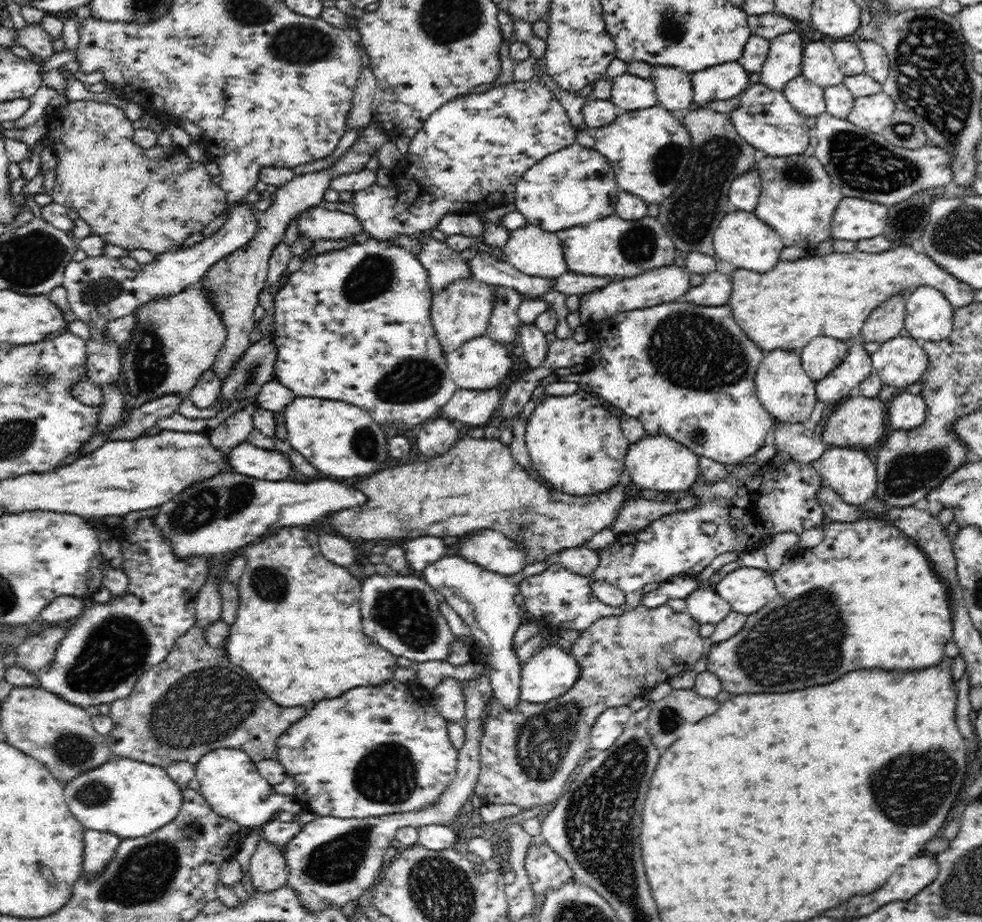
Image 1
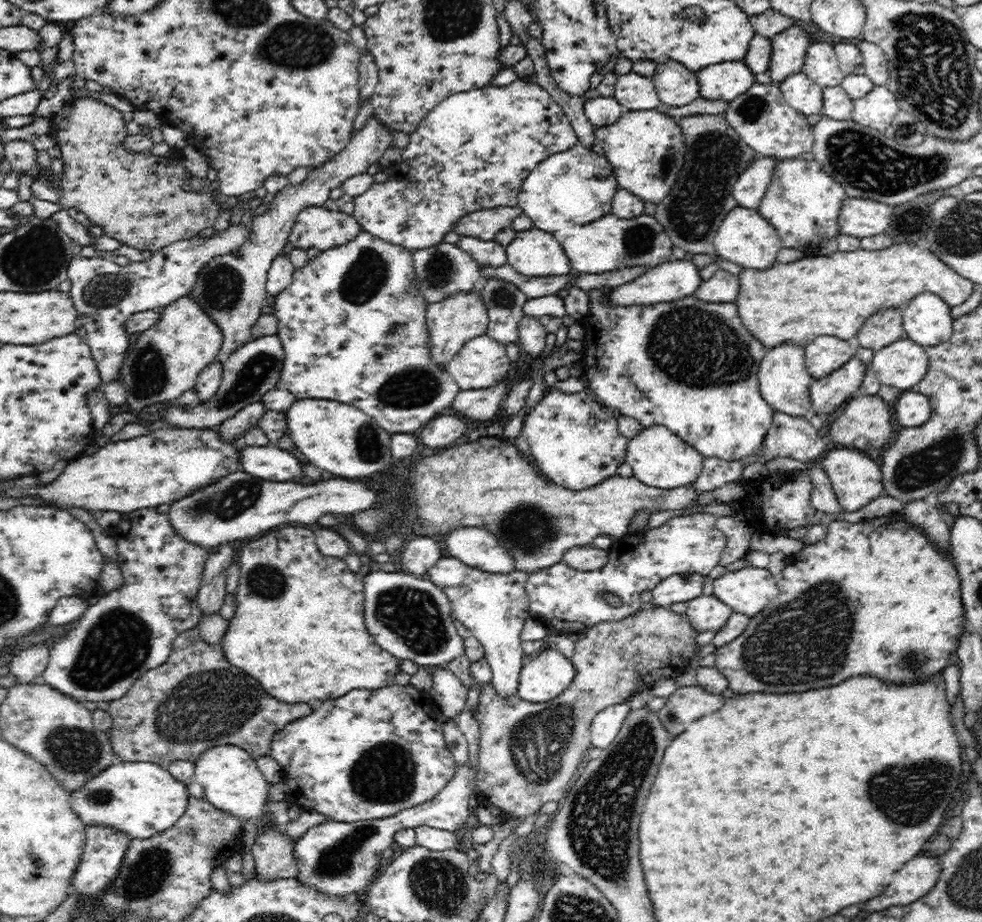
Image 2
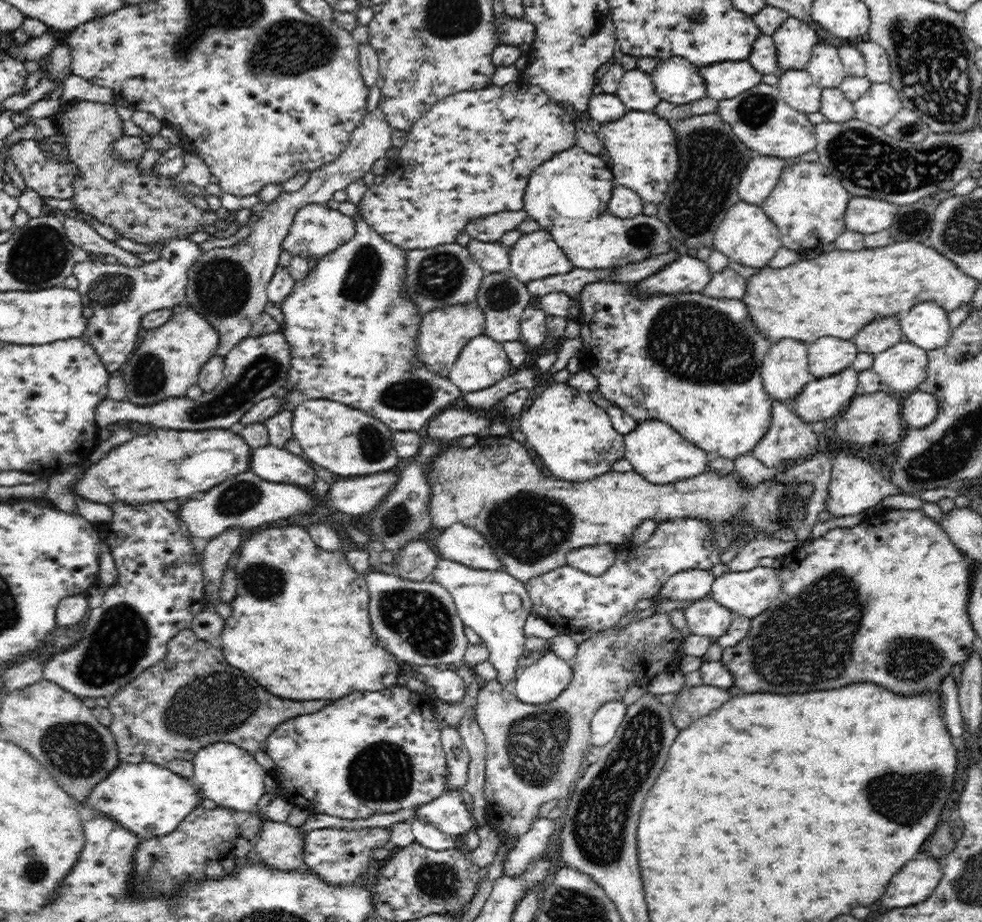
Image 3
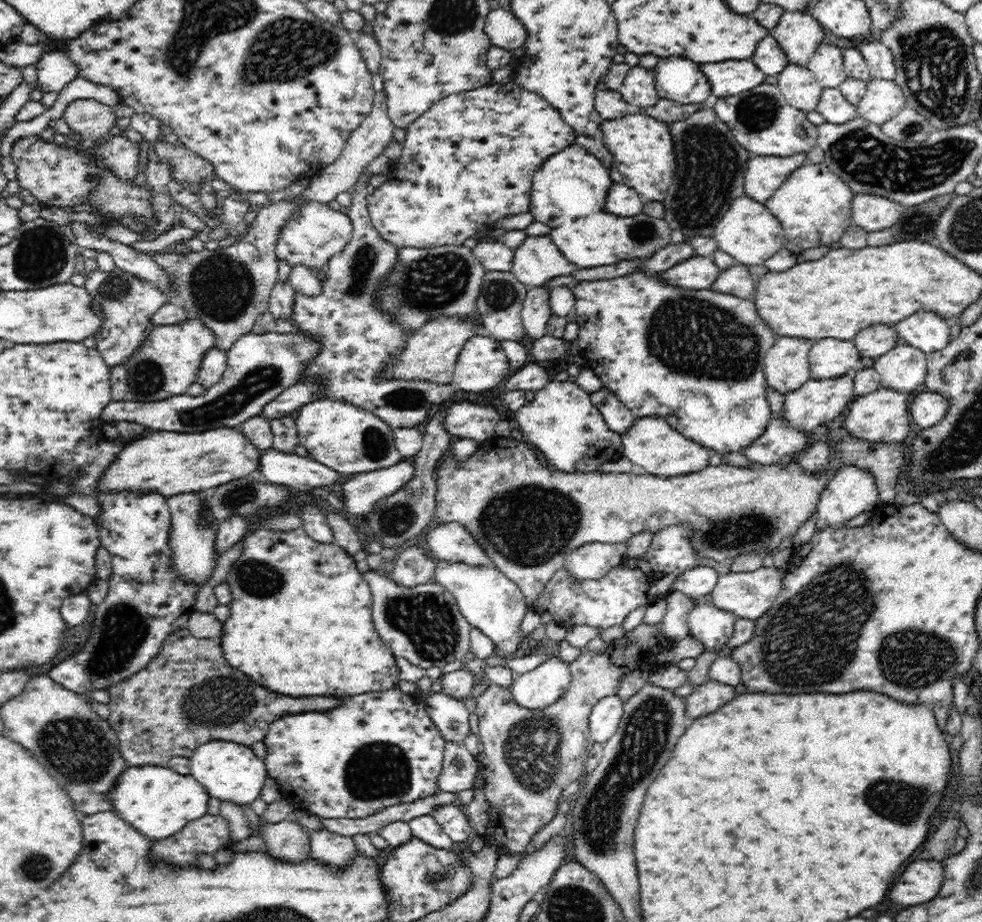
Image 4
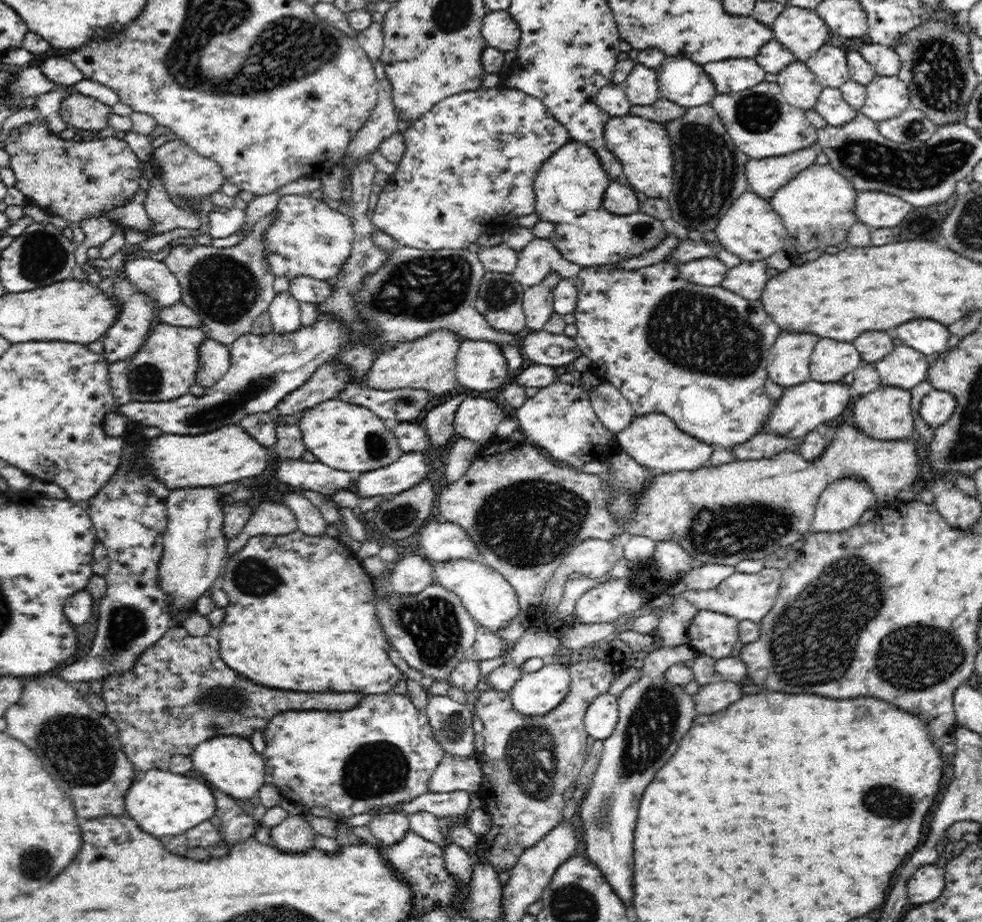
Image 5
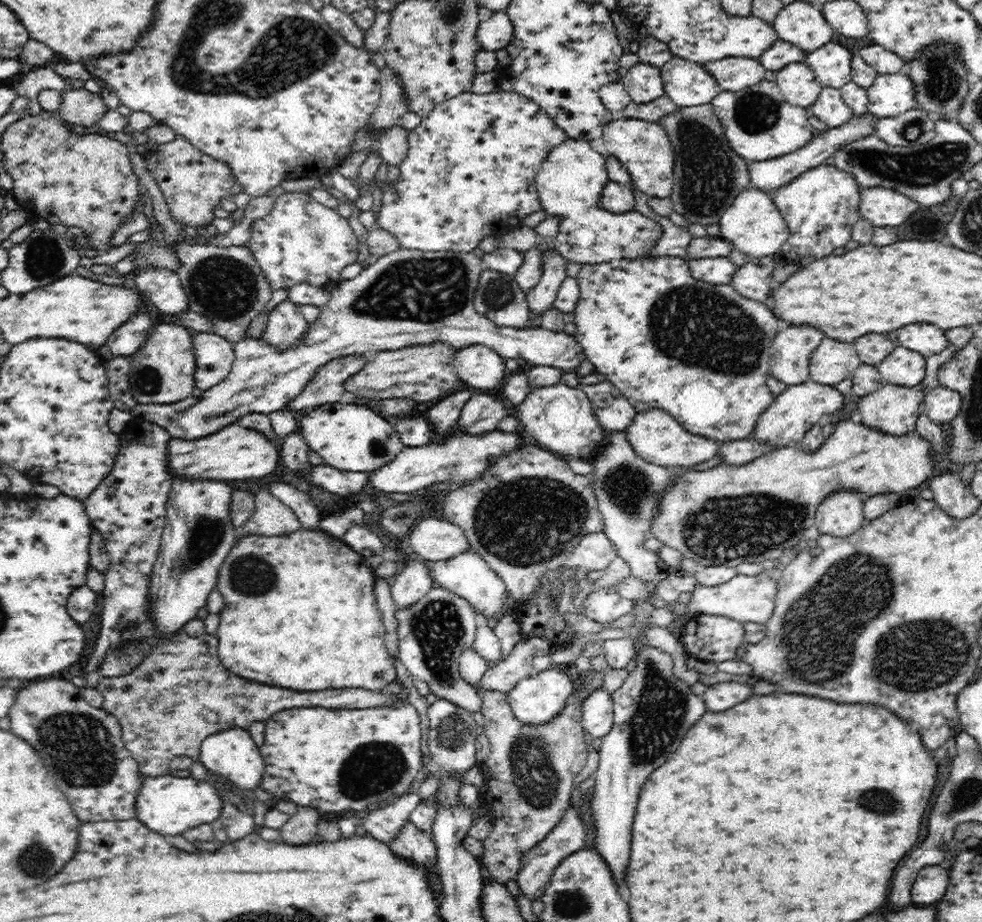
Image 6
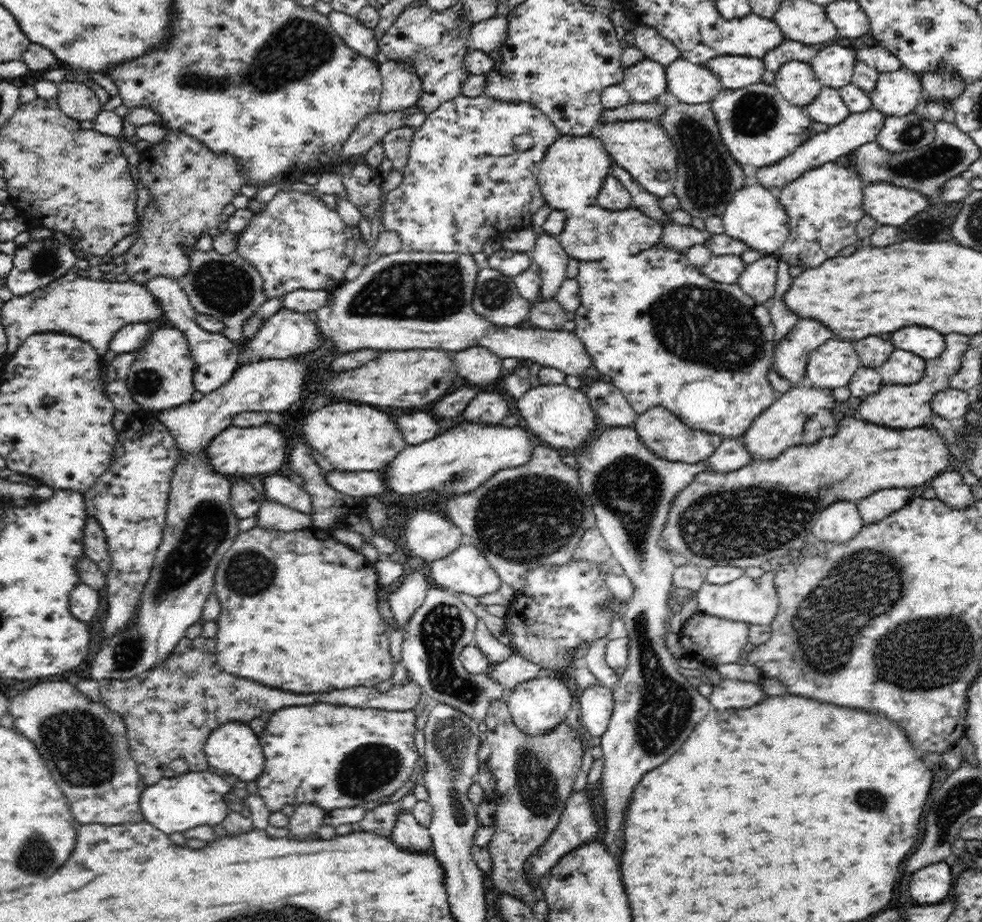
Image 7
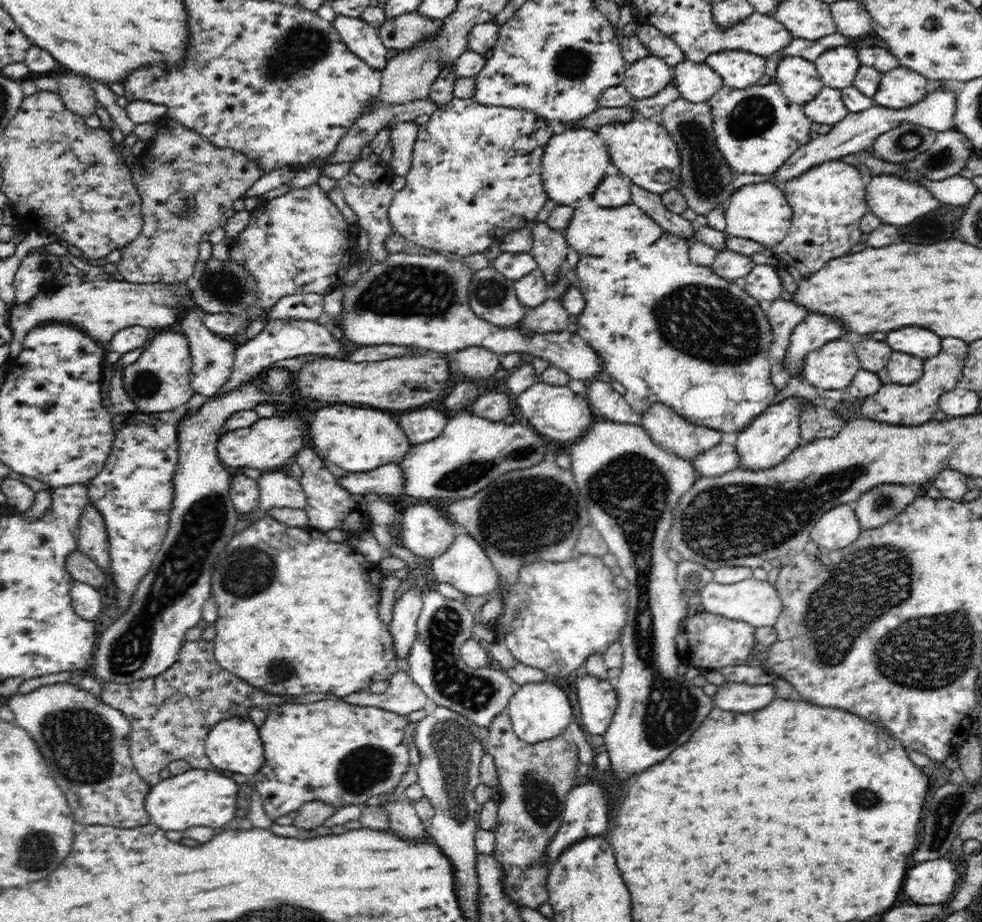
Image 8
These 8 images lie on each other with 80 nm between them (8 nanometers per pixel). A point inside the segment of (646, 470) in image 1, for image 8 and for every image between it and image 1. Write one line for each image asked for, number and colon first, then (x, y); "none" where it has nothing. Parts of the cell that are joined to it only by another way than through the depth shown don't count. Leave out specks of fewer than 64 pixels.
2: (659, 458)
3: (655, 450)
4: (651, 444)
5: (653, 440)
6: (657, 437)
7: (665, 434)
8: (666, 427)

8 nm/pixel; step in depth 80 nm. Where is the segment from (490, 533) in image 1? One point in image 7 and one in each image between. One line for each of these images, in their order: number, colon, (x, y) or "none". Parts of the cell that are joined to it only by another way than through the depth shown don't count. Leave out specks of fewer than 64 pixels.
2: (476, 547)
3: (460, 543)
4: (452, 542)
5: (440, 541)
6: (436, 539)
7: (430, 535)

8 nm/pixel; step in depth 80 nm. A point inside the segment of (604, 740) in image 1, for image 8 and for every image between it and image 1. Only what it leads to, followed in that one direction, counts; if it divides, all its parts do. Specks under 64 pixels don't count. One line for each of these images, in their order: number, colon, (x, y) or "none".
2: (605, 726)
3: (606, 720)
4: (606, 714)
5: (600, 718)
6: (597, 710)
7: (596, 703)
8: (597, 698)

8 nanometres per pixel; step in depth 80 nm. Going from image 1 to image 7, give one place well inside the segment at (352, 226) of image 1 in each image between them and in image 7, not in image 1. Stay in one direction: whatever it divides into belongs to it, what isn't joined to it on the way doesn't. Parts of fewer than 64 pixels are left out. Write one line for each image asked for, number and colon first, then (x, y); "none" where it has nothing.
2: (315, 227)
3: (316, 230)
4: (314, 234)
5: (307, 238)
6: (300, 241)
7: (296, 242)

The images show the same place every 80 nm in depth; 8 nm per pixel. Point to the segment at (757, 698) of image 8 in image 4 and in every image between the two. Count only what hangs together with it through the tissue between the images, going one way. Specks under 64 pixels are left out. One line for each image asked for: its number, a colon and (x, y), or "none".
4: (706, 698)
5: (716, 695)
6: (724, 695)
7: (730, 694)

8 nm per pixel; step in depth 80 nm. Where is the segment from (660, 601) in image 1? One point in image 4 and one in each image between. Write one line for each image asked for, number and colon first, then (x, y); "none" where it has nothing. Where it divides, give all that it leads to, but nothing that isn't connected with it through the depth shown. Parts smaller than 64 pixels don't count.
2: (682, 587)
3: (693, 584)
4: (697, 583)

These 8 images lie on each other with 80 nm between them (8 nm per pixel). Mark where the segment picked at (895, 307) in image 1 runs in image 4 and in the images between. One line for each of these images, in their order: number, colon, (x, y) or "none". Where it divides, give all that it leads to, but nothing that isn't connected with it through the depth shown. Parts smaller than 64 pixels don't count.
2: (882, 329)
3: (882, 334)
4: (873, 342)

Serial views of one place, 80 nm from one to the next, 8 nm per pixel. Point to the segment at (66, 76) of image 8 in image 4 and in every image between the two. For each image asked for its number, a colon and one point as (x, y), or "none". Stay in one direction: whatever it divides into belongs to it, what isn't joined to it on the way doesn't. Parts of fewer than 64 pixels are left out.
4: (91, 119)
5: (84, 112)
6: (77, 106)
7: (76, 99)

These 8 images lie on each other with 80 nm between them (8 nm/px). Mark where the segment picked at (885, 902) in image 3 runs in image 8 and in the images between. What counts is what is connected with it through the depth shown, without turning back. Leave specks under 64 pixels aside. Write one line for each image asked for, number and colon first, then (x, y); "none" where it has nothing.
4: (921, 882)
5: (928, 882)
6: (929, 887)
7: (931, 884)
8: (932, 882)

